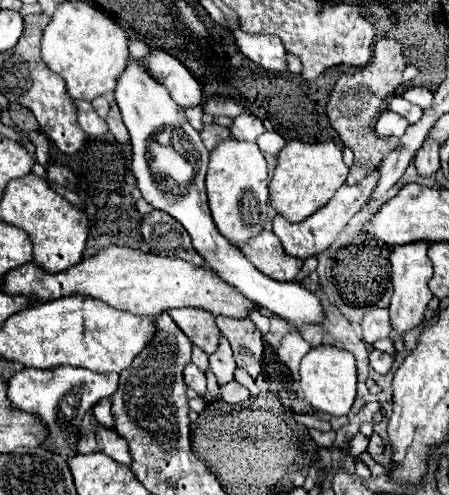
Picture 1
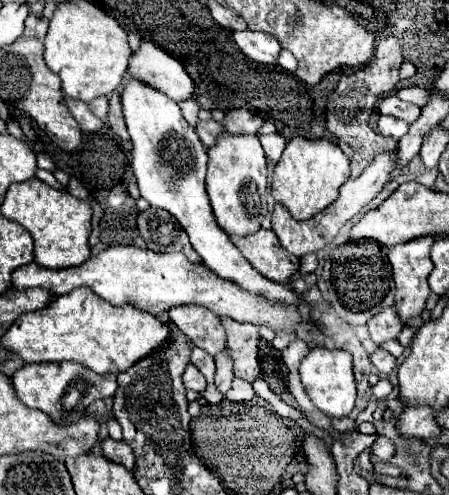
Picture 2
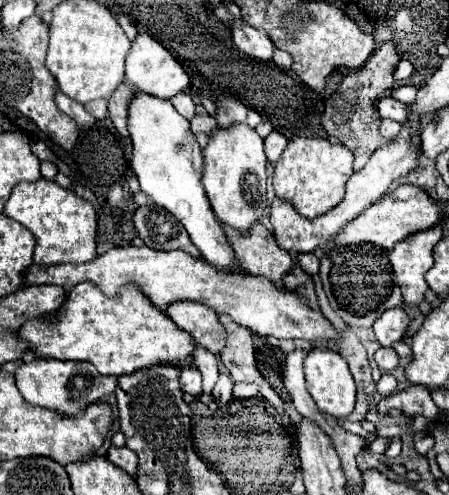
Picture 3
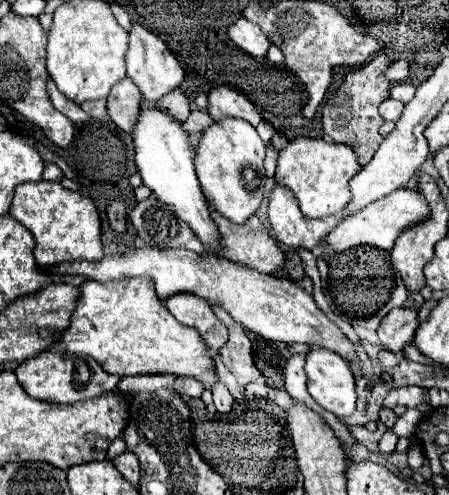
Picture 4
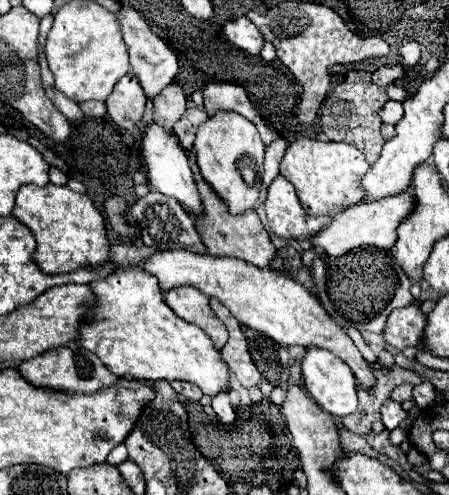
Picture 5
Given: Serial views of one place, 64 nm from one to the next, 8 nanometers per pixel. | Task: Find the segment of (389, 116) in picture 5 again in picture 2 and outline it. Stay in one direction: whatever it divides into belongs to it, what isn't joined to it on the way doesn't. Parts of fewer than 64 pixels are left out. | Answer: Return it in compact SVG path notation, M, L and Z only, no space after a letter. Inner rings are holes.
M388 96L388 98L380 100L378 110L380 110L380 114L390 114L390 116L402 118L408 124L412 124L420 116L420 108L418 106L414 106L410 102L404 102L398 96Z

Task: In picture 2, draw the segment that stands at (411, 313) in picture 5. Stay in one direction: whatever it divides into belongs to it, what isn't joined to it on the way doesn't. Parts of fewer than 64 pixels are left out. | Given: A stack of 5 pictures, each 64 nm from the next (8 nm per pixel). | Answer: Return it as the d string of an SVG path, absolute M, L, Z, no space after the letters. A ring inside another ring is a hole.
M384 308L366 326L371 339L378 345L382 342L382 338L386 338L386 340L396 338L398 332L402 330L402 324L400 324L396 312L392 312L392 308Z

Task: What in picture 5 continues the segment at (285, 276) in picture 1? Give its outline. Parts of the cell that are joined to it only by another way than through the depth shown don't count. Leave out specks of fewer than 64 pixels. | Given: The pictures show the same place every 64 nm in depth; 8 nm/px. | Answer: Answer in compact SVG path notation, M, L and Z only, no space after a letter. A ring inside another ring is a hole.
M190 156L190 164L192 164L194 176L196 176L198 192L202 196L202 204L204 204L204 212L206 212L204 222L198 222L196 230L202 234L202 242L206 244L208 254L212 254L212 256L234 256L234 258L240 258L240 260L244 260L248 264L258 266L258 268L268 268L270 262L276 258L278 250L272 244L268 232L264 230L258 214L252 210L252 212L246 212L244 216L228 216L228 210L216 200L216 196L212 196L212 188L208 188L204 184L192 156Z

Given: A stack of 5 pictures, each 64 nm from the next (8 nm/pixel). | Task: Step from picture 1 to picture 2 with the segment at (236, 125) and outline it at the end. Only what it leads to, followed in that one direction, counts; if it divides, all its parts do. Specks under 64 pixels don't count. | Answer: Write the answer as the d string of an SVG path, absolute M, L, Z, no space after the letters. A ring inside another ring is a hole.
M232 108L226 112L224 128L230 134L240 134L240 136L256 136L264 120L244 108Z

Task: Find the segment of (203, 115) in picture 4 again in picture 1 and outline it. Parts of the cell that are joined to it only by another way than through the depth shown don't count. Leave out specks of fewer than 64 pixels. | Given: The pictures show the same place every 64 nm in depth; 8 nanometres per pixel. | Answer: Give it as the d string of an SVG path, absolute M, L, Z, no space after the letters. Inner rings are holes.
M218 124L204 126L204 130L200 132L200 136L202 136L204 146L206 146L208 150L214 150L220 142L224 142L224 140L230 140L230 138L232 138L230 130L228 130L228 128L222 128L222 126L218 126Z

